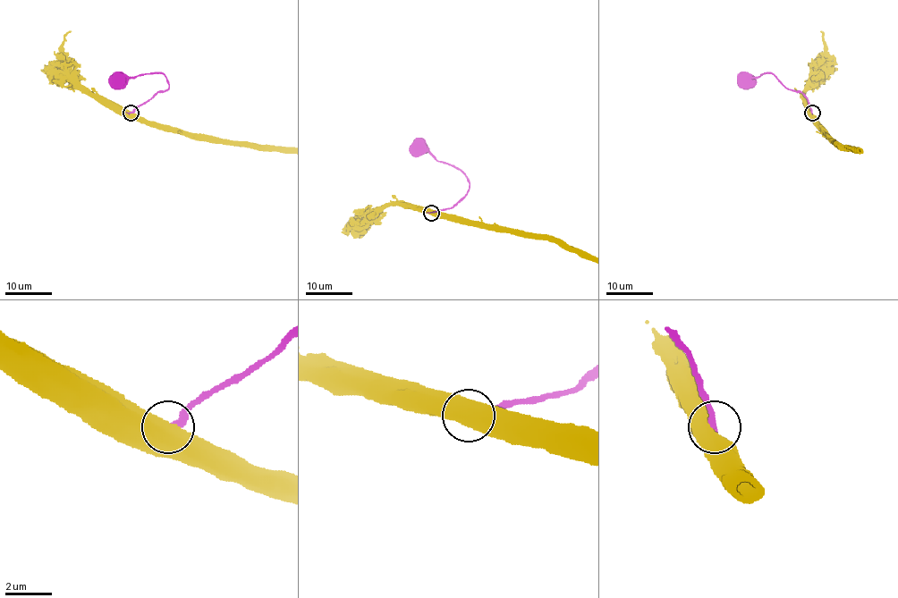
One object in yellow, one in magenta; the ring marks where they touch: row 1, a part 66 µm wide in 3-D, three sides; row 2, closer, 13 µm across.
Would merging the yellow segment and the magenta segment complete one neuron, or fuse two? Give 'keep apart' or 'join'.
keep apart

